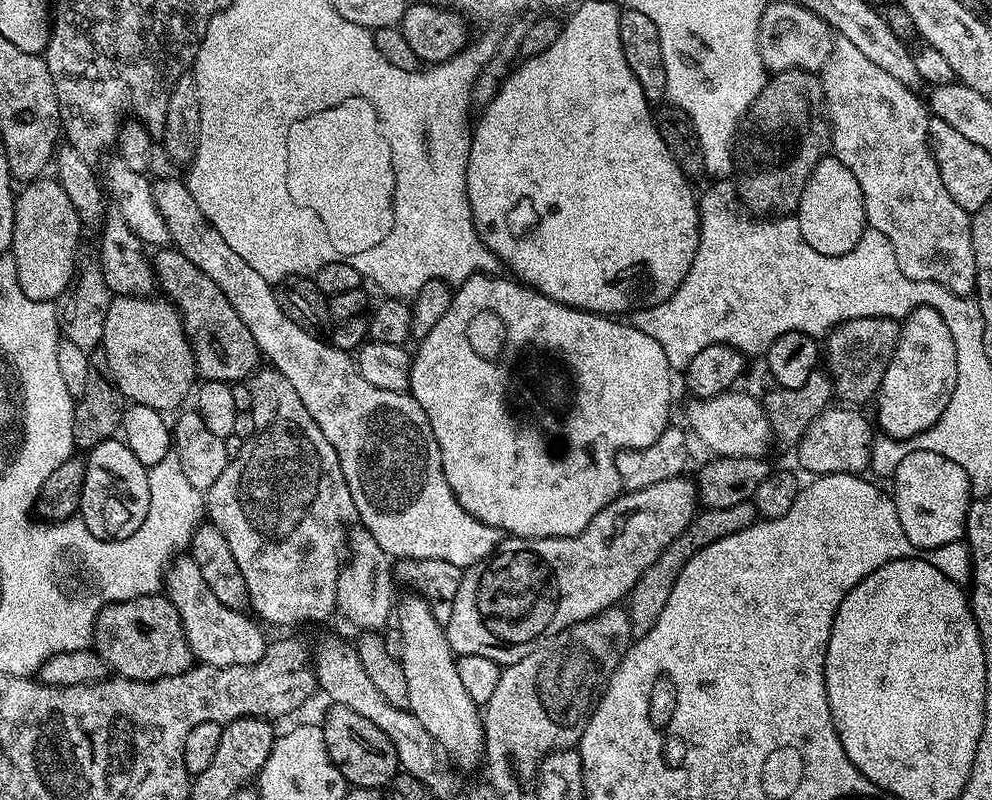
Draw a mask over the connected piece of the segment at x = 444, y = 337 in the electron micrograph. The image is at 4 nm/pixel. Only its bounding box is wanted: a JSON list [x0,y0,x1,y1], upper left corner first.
[408,276,674,538]

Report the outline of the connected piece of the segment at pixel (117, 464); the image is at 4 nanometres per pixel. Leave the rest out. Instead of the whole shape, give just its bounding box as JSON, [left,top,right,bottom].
[78,438,150,540]

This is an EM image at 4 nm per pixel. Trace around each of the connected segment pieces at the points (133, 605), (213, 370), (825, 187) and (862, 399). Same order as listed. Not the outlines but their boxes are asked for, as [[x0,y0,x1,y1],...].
[[91,594,194,680],[154,250,262,385],[796,154,867,257],[822,316,901,406]]

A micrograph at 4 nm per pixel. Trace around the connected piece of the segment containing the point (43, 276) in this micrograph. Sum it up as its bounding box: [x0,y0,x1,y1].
[10,178,81,302]

